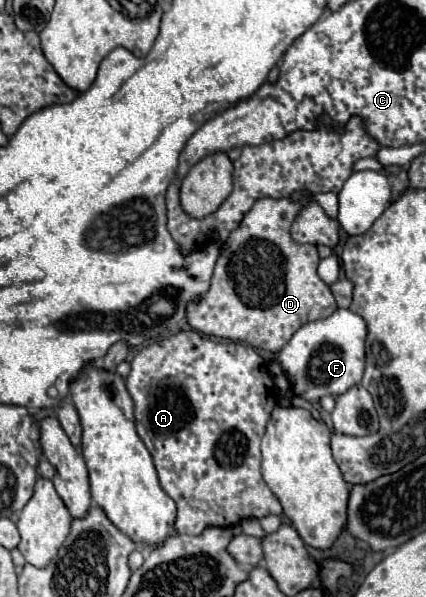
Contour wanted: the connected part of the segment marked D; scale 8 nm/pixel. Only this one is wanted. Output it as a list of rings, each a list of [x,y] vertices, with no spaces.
[[[265,197],[253,205],[249,215],[245,215],[245,219],[241,221],[241,227],[237,227],[237,231],[233,231],[227,243],[223,245],[221,257],[215,263],[209,291],[197,297],[197,301],[187,303],[187,323],[195,331],[203,335],[241,341],[251,347],[275,353],[291,339],[291,335],[301,325],[329,317],[337,309],[331,289],[317,275],[317,265],[319,265],[317,247],[299,245],[291,239],[291,233],[289,233],[291,223],[295,221],[295,217],[305,205],[307,205],[307,197],[299,201]]]

